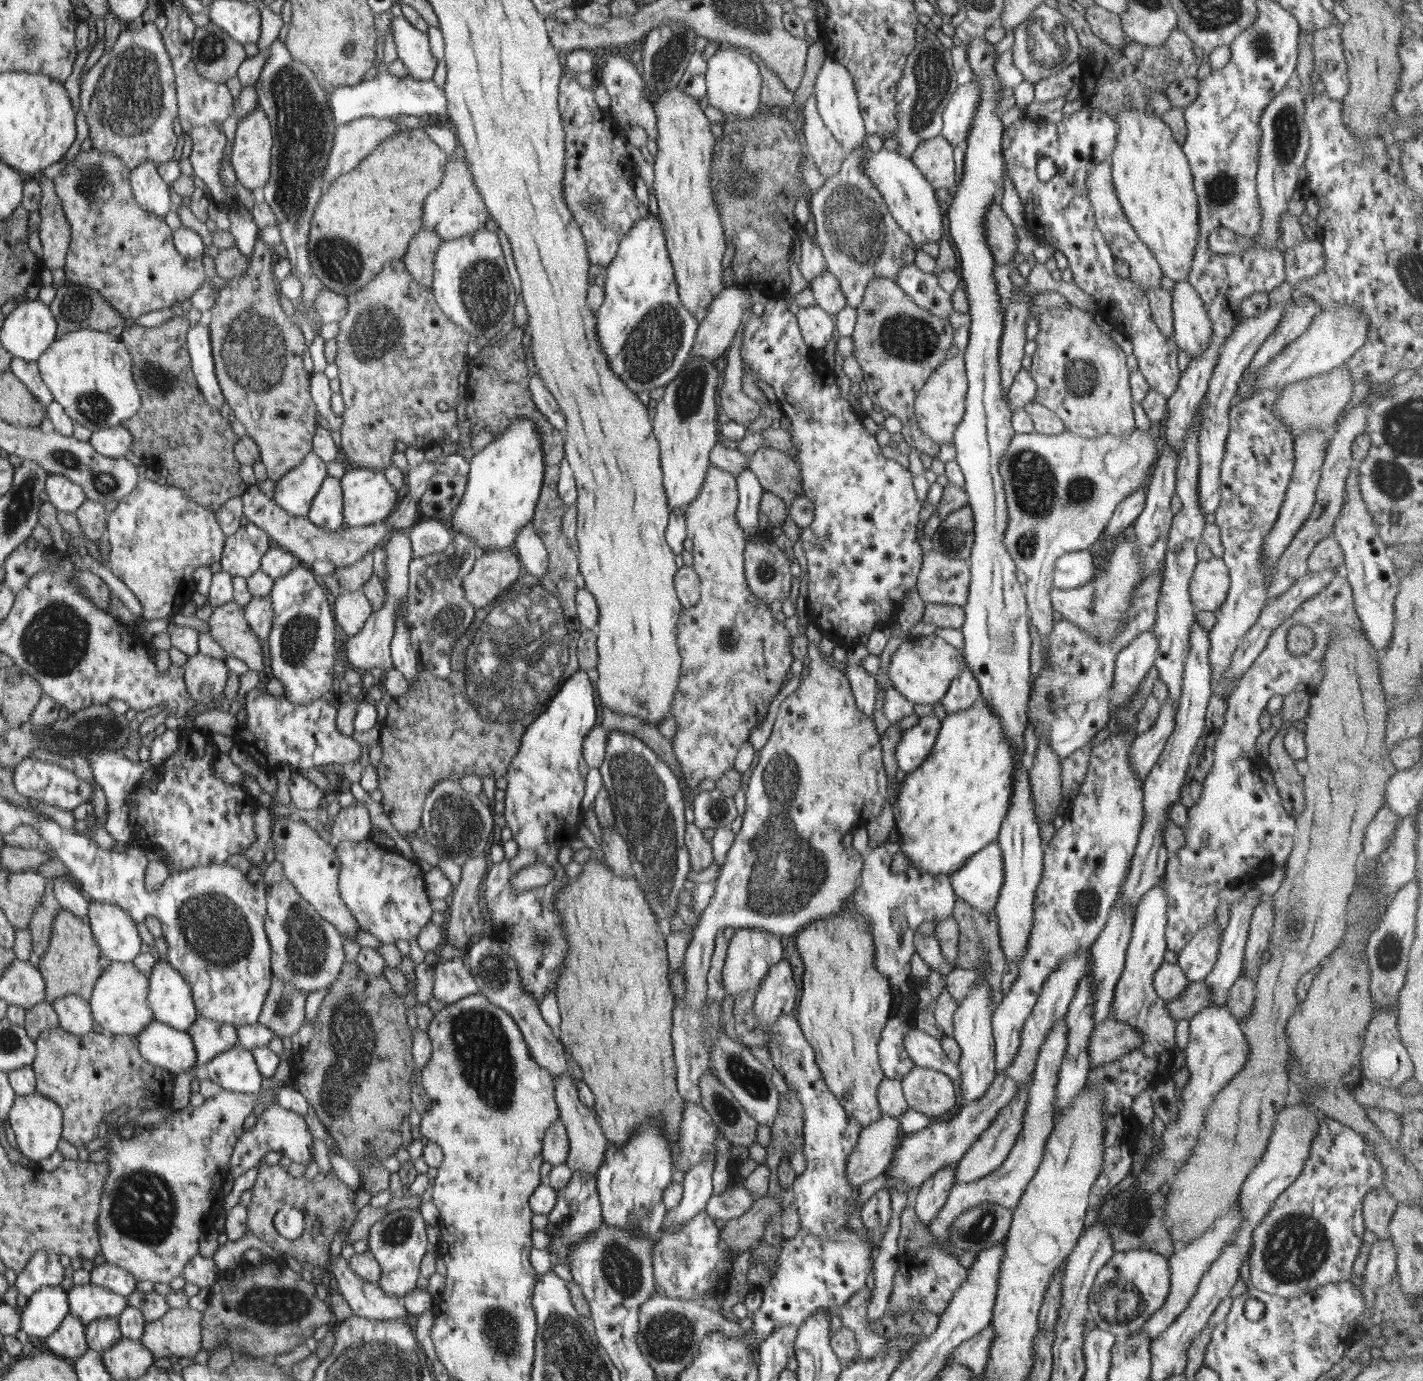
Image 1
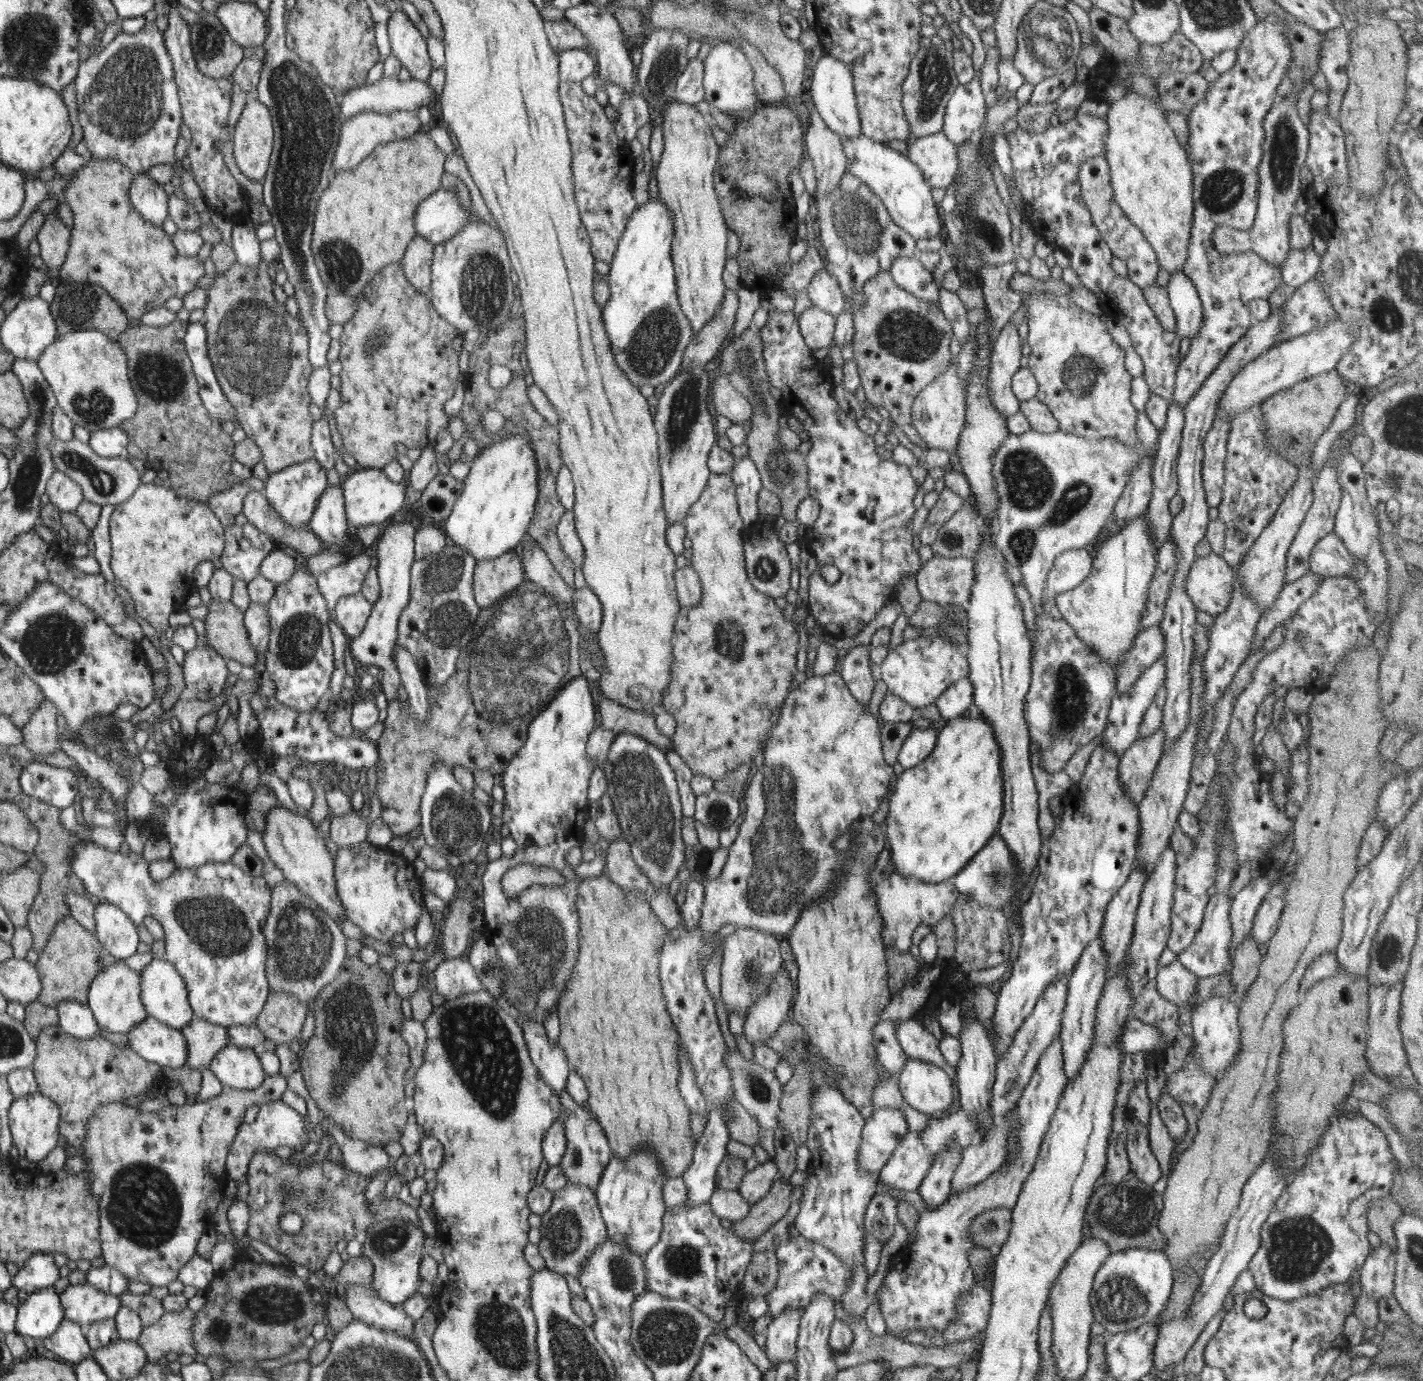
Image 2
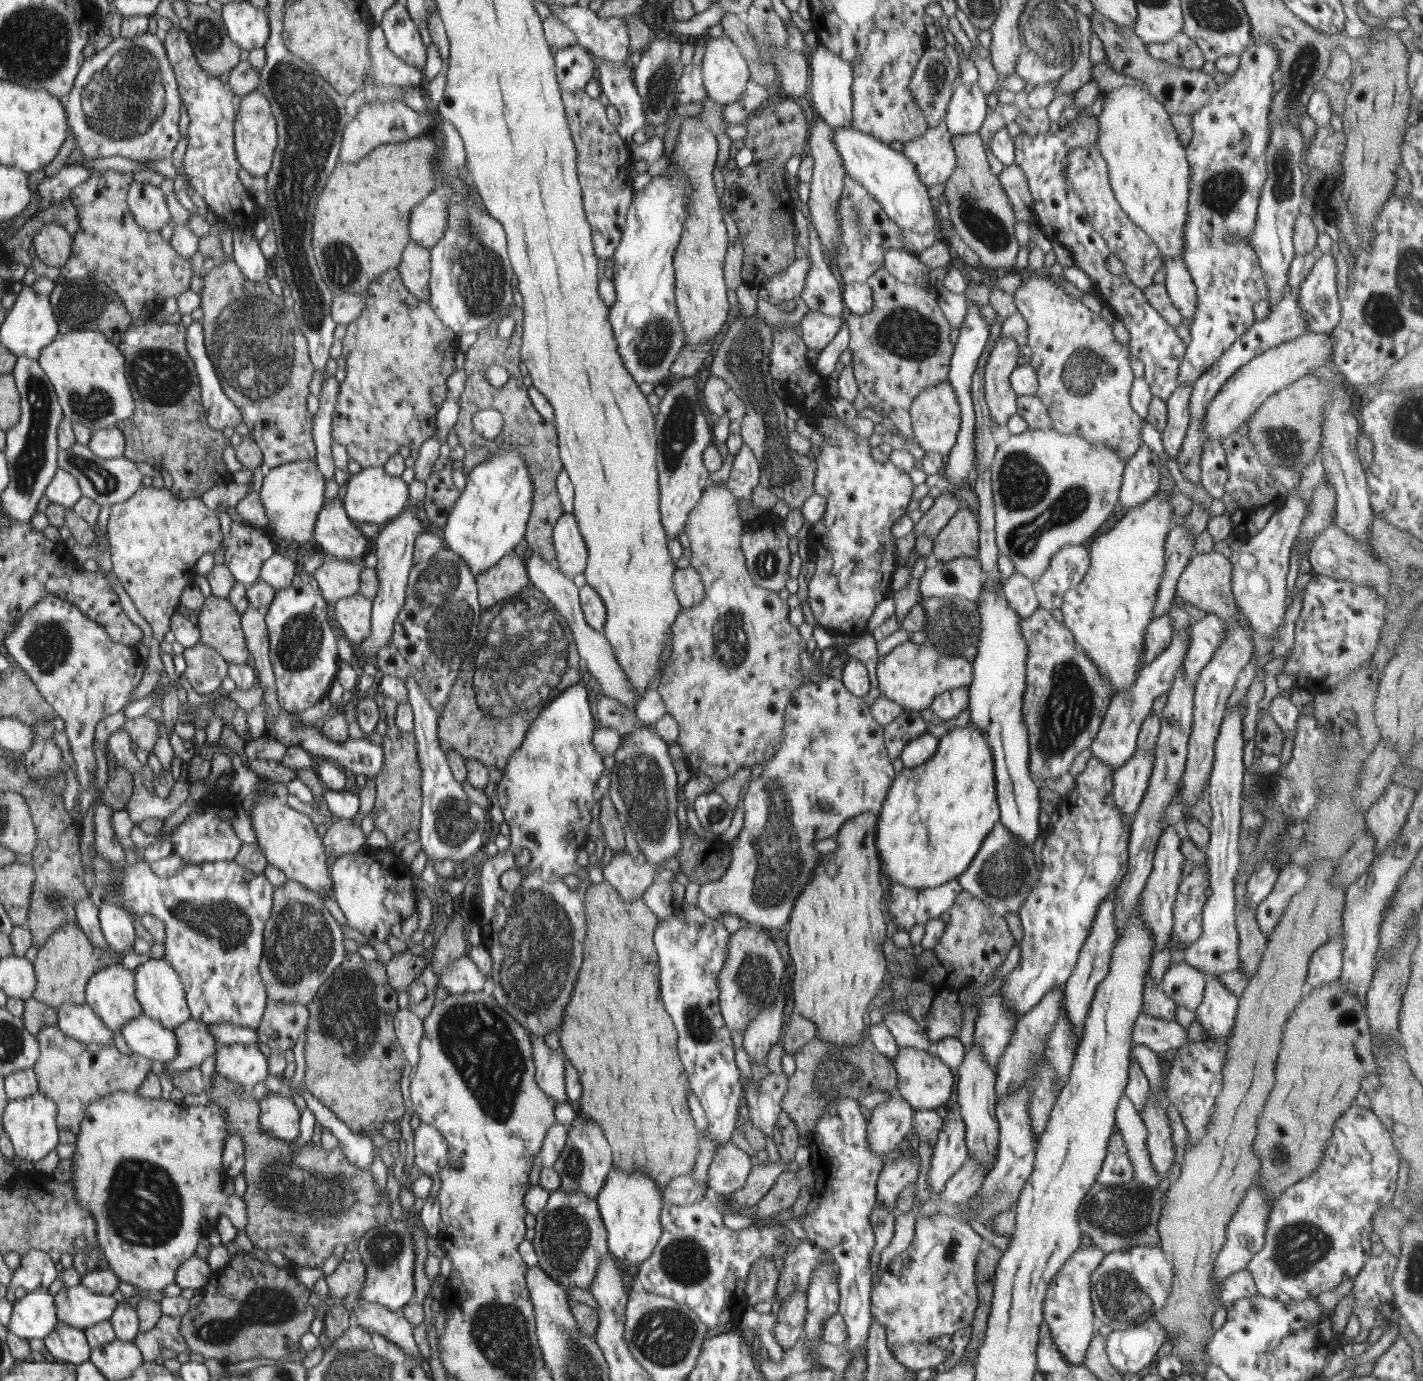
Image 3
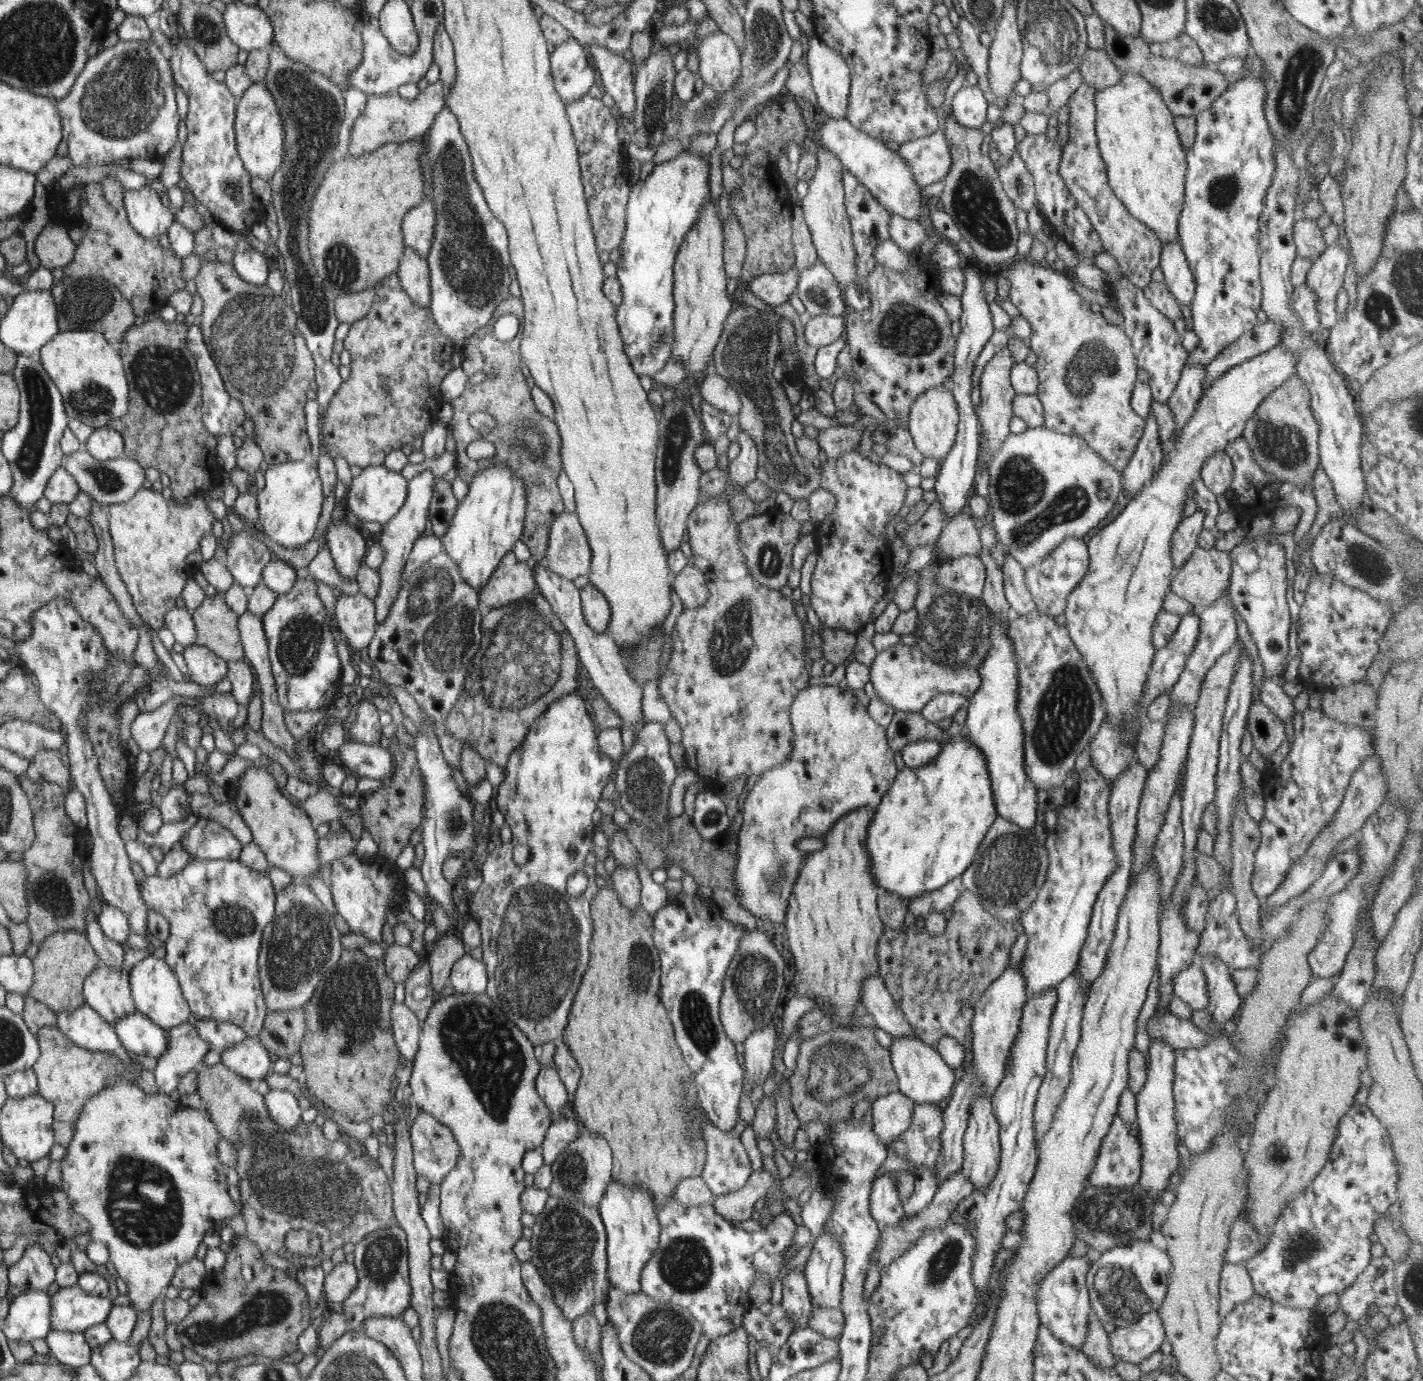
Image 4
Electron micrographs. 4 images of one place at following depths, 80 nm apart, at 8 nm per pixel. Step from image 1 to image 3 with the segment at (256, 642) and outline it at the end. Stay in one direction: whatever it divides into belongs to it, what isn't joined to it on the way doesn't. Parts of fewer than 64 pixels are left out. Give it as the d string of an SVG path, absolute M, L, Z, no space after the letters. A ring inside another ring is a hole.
M210 595L205 598L199 614L197 615L200 641L206 647L211 647L221 654L227 663L250 663L247 658L250 652L247 648L247 638L244 637L243 628L240 628L240 614L227 597Z

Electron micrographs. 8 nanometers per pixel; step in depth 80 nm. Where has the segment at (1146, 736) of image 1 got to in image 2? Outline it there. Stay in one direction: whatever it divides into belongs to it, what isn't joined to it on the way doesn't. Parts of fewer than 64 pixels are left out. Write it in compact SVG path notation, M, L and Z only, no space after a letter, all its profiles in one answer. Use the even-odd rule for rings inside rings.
M1163 725L1152 736L1138 738L1119 760L1119 779L1125 794L1139 806L1150 786L1155 768L1163 754Z

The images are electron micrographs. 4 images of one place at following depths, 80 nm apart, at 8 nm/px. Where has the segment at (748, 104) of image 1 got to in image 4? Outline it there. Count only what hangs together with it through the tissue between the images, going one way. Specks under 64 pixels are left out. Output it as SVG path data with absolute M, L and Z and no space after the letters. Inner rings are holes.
M725 32L709 33L696 48L703 82L716 92L733 89L740 76L740 47Z

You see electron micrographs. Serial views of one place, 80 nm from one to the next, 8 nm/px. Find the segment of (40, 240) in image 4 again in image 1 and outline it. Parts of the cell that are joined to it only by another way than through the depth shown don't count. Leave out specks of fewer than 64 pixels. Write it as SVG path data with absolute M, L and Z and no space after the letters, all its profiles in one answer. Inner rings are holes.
M40 174L37 179L42 193L39 204L41 216L39 237L43 262L51 270L63 268L66 266L67 252L71 246L71 223L67 219L53 180L43 174Z

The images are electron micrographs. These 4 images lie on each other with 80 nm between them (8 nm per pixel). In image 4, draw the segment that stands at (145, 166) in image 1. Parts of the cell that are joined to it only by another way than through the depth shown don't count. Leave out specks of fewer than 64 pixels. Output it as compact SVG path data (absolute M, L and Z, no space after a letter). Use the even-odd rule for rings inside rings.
M148 185L138 190L127 190L124 205L135 231L147 240L166 234L174 222L174 214L170 212L165 198Z

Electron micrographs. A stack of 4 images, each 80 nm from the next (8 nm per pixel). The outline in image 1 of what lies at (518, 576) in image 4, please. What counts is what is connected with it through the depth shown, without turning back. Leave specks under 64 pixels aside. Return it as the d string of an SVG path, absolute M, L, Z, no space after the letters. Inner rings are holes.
M511 548L481 552L473 570L465 576L465 596L474 607L484 610L484 606L490 606L490 602L511 590L518 576L520 562Z

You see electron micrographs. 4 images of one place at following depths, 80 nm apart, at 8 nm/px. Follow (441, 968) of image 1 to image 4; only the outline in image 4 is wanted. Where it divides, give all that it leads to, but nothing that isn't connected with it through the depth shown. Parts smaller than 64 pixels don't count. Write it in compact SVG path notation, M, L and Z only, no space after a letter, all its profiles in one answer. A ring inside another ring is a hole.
M464 954L452 968L450 982L456 993L480 994L487 991L490 978L483 961Z

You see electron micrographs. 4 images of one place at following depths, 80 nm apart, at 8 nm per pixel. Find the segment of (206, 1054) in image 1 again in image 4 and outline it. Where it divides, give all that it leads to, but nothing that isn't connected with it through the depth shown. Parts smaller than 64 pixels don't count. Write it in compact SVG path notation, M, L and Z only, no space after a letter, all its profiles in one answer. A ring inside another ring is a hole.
M195 1015L178 1027L169 1028L170 1047L157 1058L154 1076L160 1093L169 1095L176 1090L179 1080L194 1068L198 1068L211 1049L195 1029Z

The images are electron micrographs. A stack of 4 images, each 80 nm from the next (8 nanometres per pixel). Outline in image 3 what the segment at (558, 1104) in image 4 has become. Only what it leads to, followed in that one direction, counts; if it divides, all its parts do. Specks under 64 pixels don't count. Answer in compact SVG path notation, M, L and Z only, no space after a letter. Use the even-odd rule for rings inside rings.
M531 1035L535 1057L535 1080L556 1103L569 1102L566 1091L565 1060L546 1046L544 1036Z

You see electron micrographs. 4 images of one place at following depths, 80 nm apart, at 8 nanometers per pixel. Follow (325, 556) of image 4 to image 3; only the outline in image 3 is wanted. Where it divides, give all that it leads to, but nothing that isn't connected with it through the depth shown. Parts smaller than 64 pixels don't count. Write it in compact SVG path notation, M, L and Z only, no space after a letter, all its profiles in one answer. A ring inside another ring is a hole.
M326 557L315 570L320 588L324 588L324 599L328 600L328 618L335 619L335 603L343 597L355 595L360 589L360 572L364 564L358 562L340 562Z

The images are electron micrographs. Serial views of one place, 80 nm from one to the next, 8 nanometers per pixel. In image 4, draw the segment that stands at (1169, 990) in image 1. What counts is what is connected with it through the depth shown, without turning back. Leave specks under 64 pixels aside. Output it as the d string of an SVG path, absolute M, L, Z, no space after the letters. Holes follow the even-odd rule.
M1194 960L1186 969L1172 977L1173 995L1187 1002L1193 1010L1209 1005L1207 979L1200 962Z

